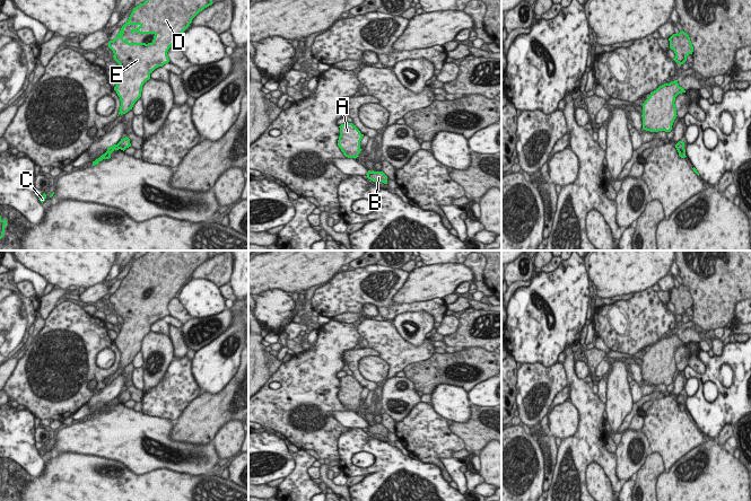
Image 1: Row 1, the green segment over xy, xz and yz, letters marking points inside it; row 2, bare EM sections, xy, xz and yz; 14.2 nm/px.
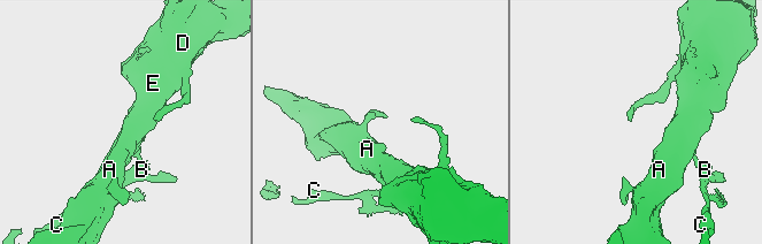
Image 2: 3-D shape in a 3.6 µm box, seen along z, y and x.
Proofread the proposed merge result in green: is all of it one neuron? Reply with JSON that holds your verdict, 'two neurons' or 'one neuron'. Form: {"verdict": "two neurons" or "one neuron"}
{"verdict": "two neurons"}

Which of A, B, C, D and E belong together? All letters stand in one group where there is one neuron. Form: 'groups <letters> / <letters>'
groups A B D E / C

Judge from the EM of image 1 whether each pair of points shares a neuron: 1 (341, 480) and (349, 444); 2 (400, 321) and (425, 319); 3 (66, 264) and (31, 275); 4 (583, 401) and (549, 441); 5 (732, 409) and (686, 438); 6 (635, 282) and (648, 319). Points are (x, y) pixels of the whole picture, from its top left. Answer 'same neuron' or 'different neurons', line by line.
1: different neurons
2: same neuron
3: different neurons
4: different neurons
5: different neurons
6: different neurons

